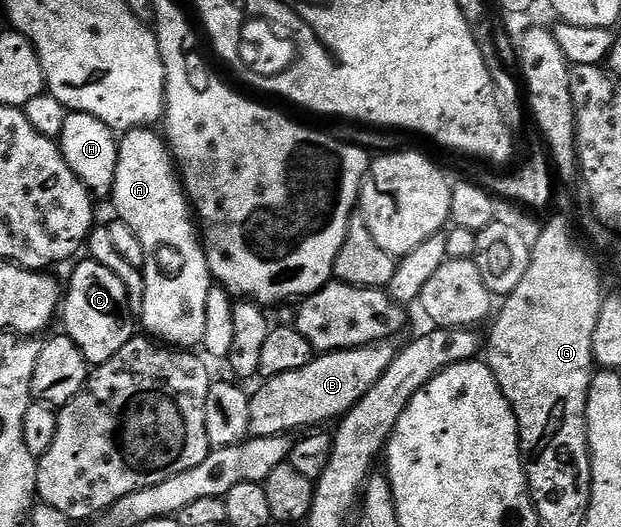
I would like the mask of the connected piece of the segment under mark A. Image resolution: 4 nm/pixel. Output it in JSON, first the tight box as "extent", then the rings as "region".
{"extent":[111,128,211,351],"region":[[[152,128],[130,129],[120,134],[117,142],[119,163],[115,167],[115,183],[111,194],[111,202],[117,208],[116,216],[131,231],[135,231],[135,239],[143,243],[145,256],[145,298],[139,310],[139,325],[150,338],[160,339],[170,347],[193,351],[201,345],[203,330],[207,323],[207,295],[211,288],[209,264],[205,258],[205,247],[199,236],[191,206],[183,192],[183,186],[175,172],[173,154],[160,132]]]}

